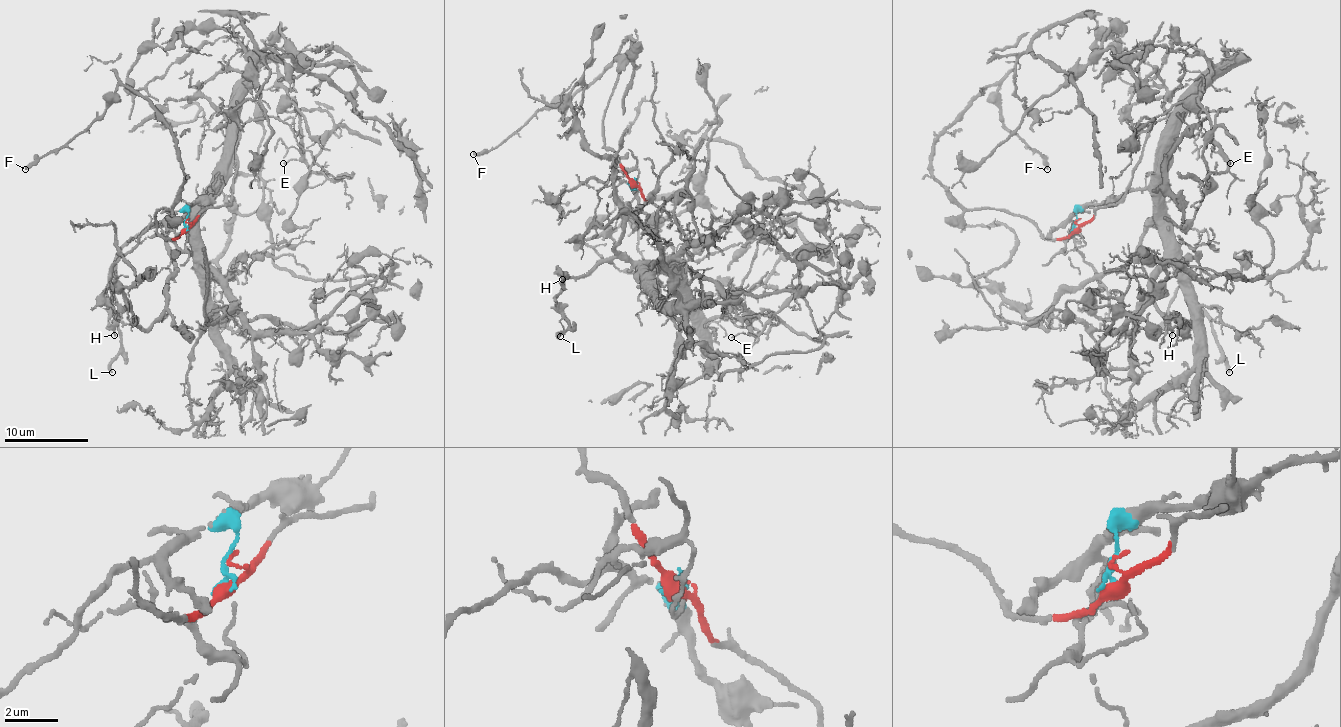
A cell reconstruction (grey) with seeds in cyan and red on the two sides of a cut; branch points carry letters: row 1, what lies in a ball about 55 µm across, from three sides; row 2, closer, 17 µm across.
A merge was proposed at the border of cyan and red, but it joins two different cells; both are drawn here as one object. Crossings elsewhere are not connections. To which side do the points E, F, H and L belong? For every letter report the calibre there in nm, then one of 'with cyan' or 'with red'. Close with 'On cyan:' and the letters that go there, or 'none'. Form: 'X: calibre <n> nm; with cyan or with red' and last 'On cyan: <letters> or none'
E: calibre 130 nm; with cyan
F: calibre 280 nm; with red
H: calibre 220 nm; with cyan
L: calibre 320 nm; with cyan
On cyan: E, H, L

